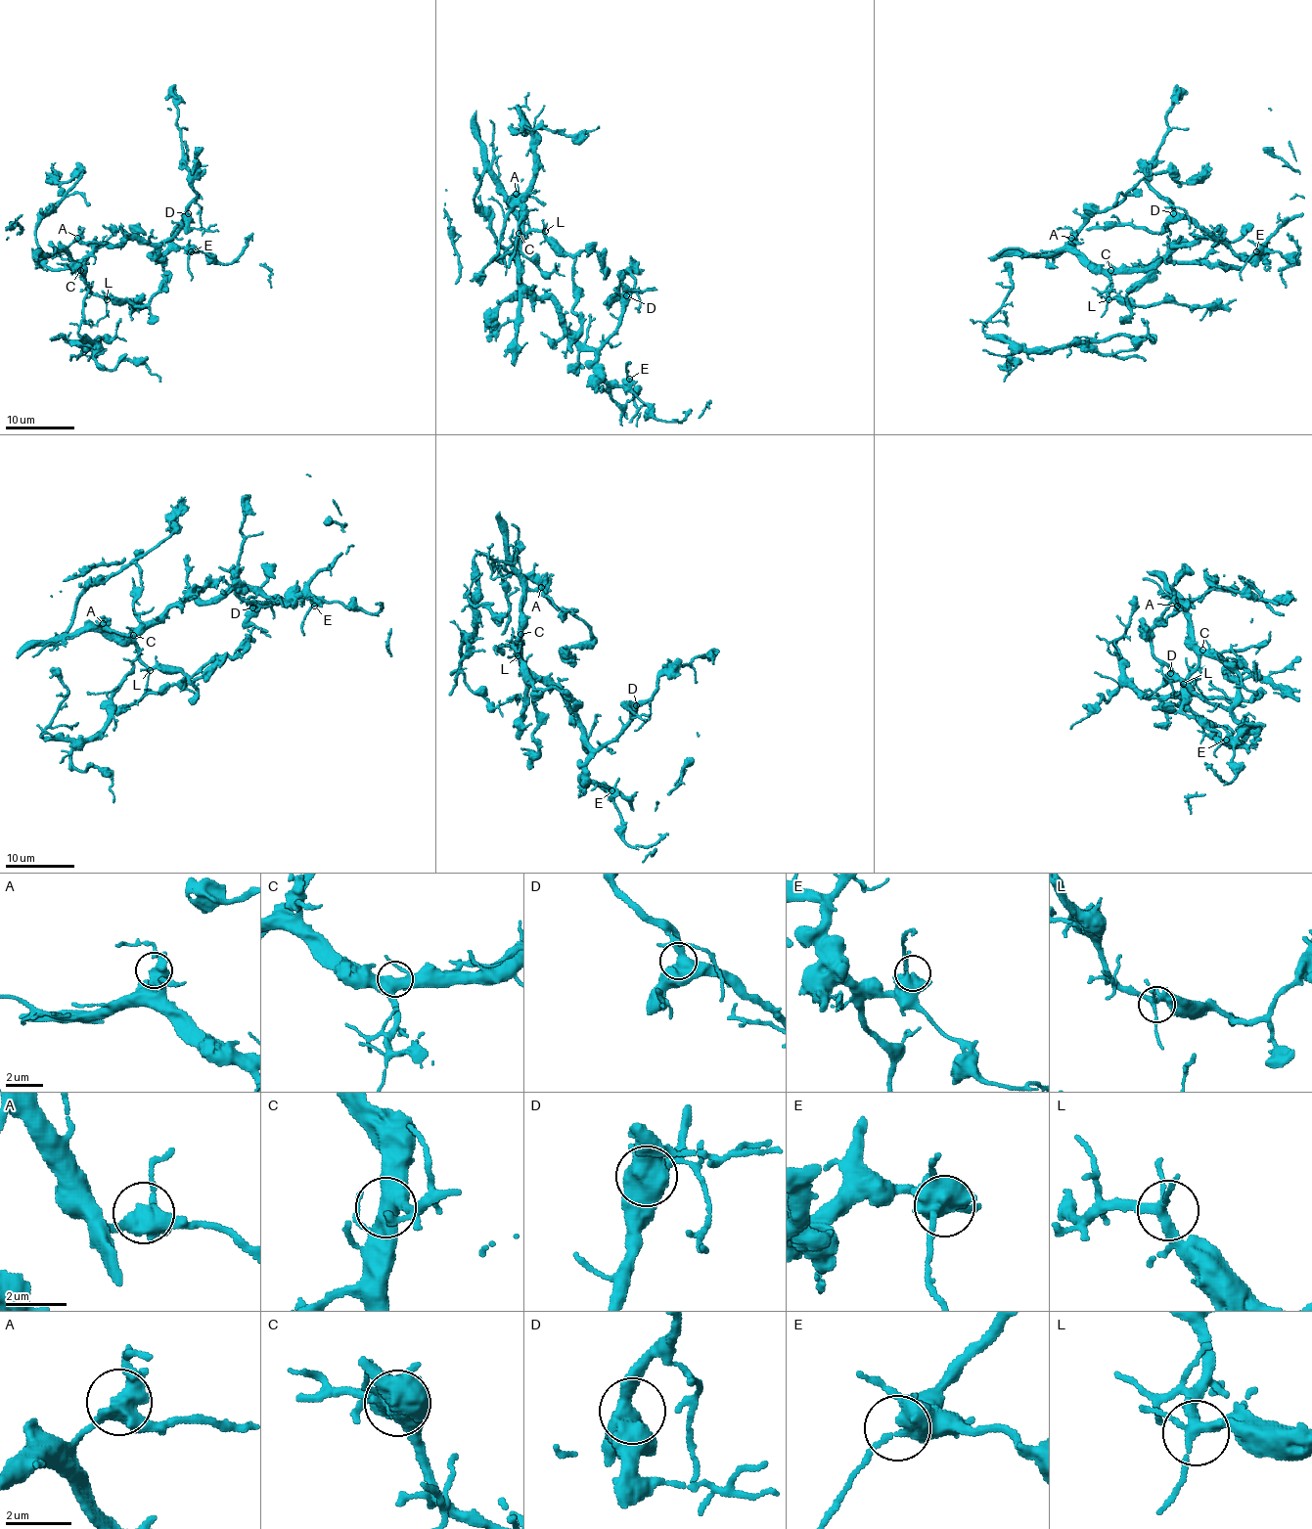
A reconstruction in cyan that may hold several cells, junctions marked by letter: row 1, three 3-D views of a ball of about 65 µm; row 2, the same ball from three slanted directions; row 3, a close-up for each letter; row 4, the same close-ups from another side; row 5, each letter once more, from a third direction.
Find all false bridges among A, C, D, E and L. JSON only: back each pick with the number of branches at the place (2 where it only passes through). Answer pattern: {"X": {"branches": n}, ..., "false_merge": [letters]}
{"false_merge": []}

